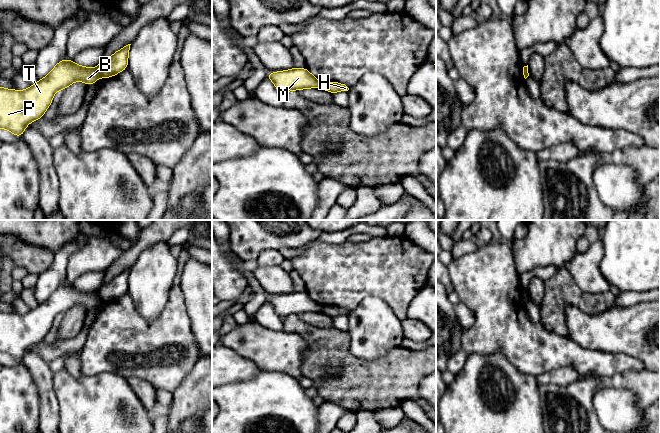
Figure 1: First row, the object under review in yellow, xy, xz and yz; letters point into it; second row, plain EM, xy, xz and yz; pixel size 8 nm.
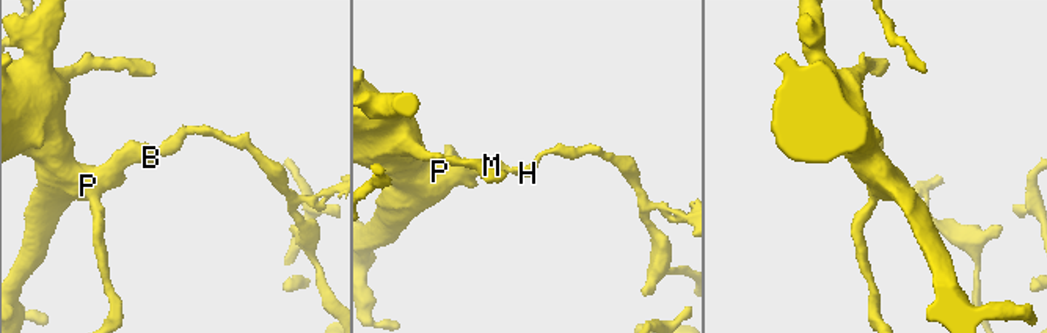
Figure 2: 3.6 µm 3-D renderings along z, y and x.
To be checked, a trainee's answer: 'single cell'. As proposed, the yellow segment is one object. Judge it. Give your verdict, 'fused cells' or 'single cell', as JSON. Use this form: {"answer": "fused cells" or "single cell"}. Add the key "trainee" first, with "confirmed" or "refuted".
{"trainee": "refuted", "answer": "fused cells"}

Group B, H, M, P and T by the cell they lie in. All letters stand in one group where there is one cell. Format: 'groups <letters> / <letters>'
groups B M P T / H

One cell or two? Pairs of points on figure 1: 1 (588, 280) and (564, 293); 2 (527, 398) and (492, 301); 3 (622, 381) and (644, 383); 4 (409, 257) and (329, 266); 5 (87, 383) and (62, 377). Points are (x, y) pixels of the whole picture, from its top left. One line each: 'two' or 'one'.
1: two
2: two
3: one
4: one
5: one

